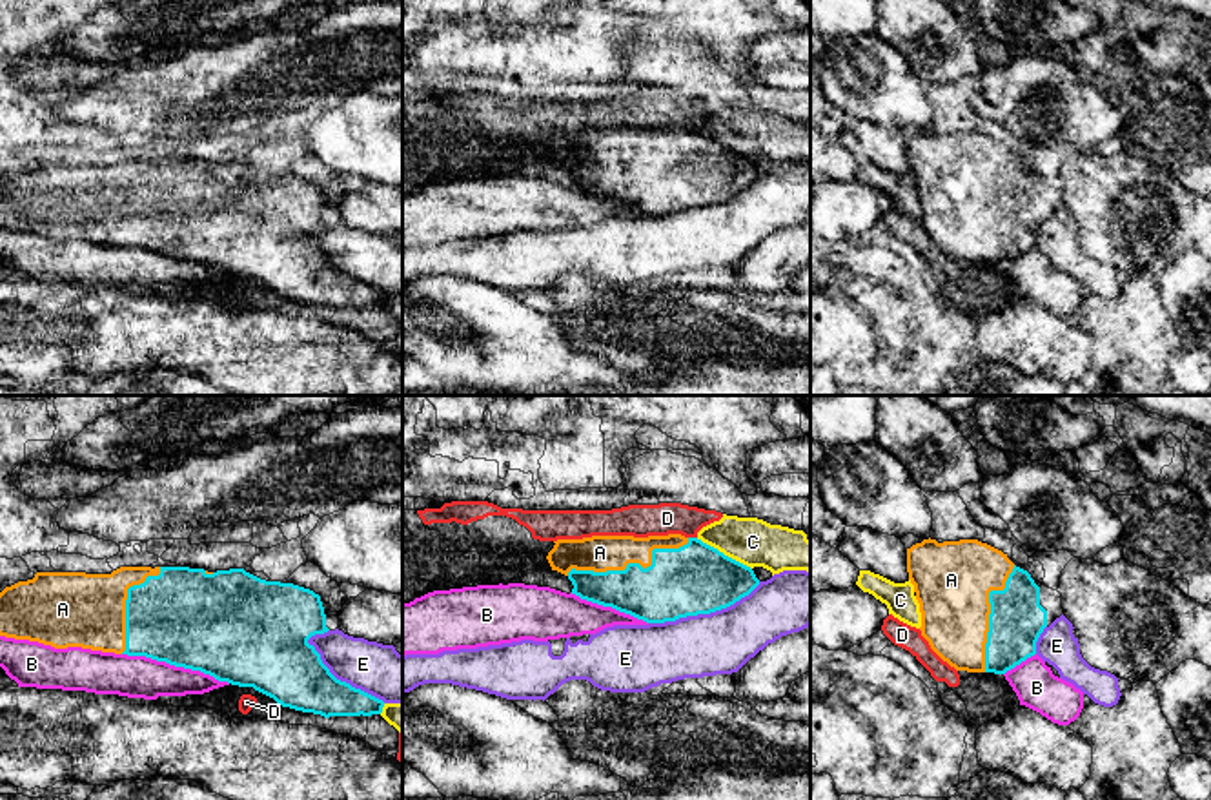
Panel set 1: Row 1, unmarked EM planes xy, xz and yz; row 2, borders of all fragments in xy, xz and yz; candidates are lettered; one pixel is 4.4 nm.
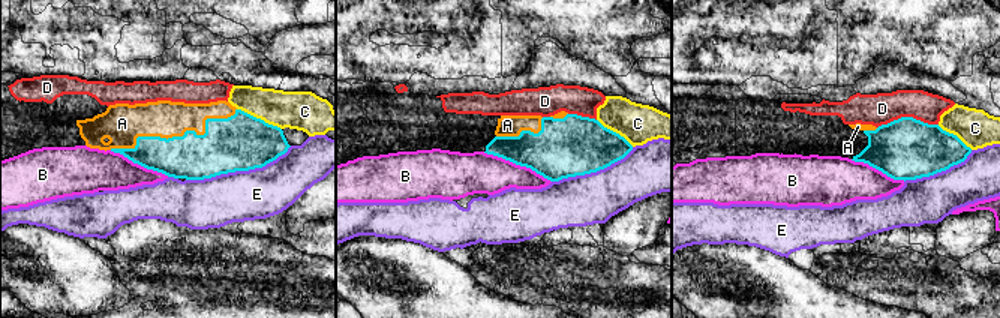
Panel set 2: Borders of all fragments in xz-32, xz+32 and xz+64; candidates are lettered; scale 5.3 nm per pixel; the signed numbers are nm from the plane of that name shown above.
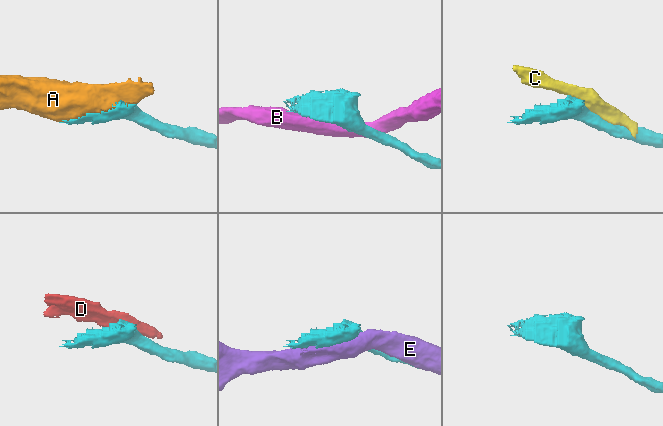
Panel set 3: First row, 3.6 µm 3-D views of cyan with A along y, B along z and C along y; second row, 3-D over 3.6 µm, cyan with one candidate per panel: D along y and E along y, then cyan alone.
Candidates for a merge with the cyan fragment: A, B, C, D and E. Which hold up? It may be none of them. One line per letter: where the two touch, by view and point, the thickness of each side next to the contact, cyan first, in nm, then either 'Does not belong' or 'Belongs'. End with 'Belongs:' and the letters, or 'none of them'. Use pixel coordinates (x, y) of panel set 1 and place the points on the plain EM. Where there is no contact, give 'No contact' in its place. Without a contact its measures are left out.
A: Touches cyan at xz (634, 155). Thickness 300 nm (cyan) against 160 nm. Belongs
B: Touches cyan at xy (175, 257). Thickness 440 nm (cyan) against 190 nm. Does not belong
C: Touches cyan at xz (722, 144). Thickness 320 nm (cyan) against 220 nm. Does not belong
D: Touches cyan at xz (692, 130). Thickness 320 nm (cyan) against 140 nm. Does not belong
E: Touches cyan at xz (703, 205). Thickness 320 nm (cyan) against 280 nm. Does not belong
Belongs: A

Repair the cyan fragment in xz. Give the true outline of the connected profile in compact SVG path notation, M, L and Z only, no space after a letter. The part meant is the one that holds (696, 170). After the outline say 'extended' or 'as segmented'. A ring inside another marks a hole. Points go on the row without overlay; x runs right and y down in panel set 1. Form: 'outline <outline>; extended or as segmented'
outline M681 126L554 135L546 151L572 173L572 186L646 215L727 200L759 177L750 159Z; extended

